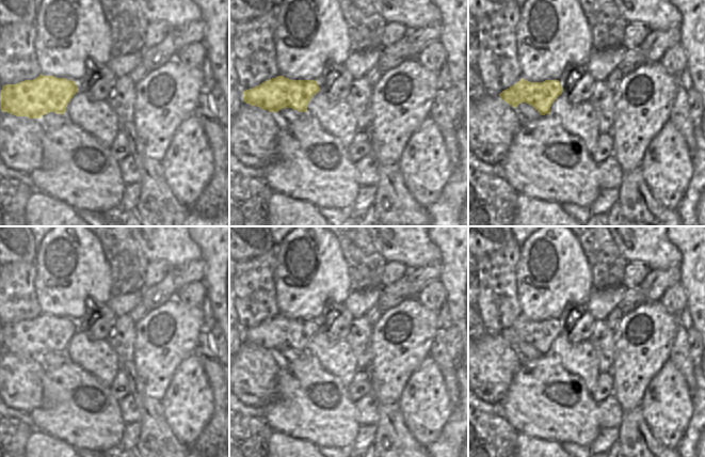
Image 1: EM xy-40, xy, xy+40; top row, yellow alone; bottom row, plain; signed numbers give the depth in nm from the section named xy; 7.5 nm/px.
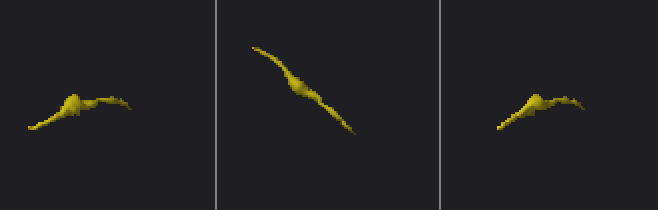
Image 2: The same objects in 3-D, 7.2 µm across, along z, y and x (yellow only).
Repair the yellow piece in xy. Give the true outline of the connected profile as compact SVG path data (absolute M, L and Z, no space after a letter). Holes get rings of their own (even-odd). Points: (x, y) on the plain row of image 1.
M283 315L243 330L243 341L270 351L291 347L307 351L309 340L320 330L316 319L291 319Z

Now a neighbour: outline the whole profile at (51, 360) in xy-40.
M50 351L48 353L44 353L41 357L41 361L45 365L45 368L57 368L64 364L64 362L66 361L66 357L64 353Z

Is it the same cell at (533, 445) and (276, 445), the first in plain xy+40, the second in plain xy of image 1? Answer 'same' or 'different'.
same

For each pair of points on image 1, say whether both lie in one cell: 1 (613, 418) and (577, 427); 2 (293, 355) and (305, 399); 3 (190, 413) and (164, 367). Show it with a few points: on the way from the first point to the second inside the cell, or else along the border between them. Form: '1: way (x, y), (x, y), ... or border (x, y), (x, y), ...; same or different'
1: border (596, 403), (599, 427); different
2: border (306, 352), (294, 361), (282, 362); different
3: border (185, 358), (175, 369), (160, 400); different

